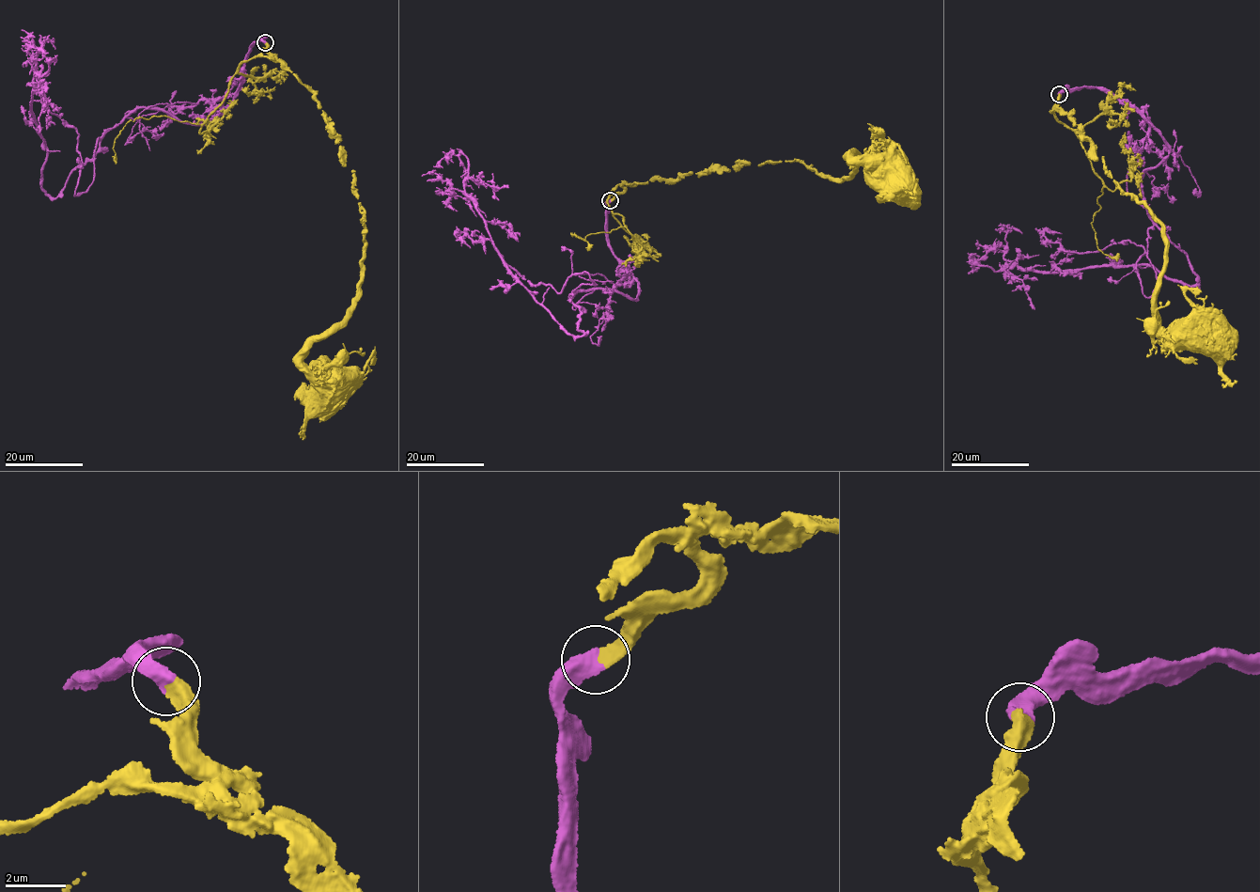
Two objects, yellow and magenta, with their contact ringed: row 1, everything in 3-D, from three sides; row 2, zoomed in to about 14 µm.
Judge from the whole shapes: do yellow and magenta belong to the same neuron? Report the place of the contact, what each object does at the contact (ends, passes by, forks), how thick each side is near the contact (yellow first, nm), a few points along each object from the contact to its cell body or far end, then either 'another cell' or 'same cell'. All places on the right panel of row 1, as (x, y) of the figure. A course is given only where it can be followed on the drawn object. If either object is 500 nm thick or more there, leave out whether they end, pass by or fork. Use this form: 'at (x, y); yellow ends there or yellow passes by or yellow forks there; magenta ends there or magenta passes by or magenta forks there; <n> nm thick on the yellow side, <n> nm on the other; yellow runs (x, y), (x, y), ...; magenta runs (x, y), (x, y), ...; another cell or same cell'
at (1059, 94); 480 nm thick on the yellow side, 550 nm on the other; yellow runs (1059, 95), (1055, 106), (1072, 113), (1109, 175), (1160, 225), (1159, 325), (1172, 340), (1186, 340), (1181, 333); magenta runs (1059, 94), (1099, 88), (1158, 130), (1169, 150), (1140, 178), (1146, 209), (1199, 285), (1143, 264), (976, 263); same cell

